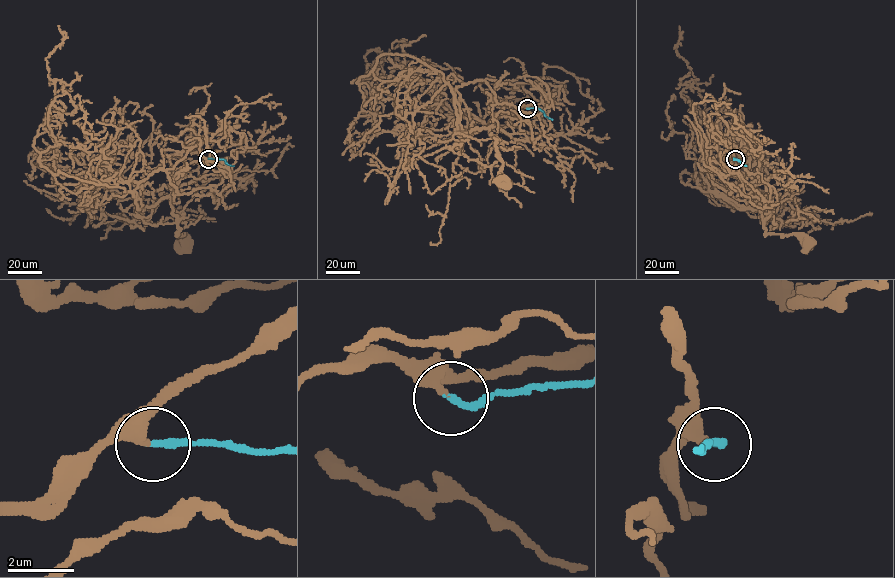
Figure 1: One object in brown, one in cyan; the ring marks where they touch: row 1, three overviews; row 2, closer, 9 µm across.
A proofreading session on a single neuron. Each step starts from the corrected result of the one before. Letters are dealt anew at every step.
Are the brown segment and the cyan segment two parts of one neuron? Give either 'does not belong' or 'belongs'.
belongs

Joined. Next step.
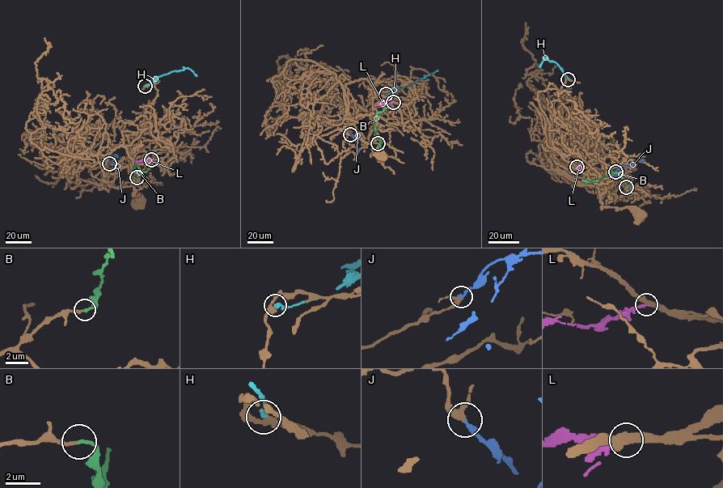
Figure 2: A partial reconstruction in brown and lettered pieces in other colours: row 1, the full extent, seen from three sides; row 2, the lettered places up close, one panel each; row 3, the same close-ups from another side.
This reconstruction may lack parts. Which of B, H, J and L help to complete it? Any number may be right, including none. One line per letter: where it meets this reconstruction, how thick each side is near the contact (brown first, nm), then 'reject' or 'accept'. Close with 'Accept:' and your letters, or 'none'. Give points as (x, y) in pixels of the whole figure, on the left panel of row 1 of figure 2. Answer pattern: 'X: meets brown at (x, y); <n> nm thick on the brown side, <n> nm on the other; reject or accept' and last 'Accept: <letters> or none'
B: meets brown at (137, 177); 200 nm thick on the brown side, 200 nm on the other; reject
H: meets brown at (145, 86); 360 nm thick on the brown side, 280 nm on the other; reject
J: meets brown at (109, 163); 280 nm thick on the brown side, 280 nm on the other; accept
L: meets brown at (151, 159); 480 nm thick on the brown side, 160 nm on the other; reject
Accept: J

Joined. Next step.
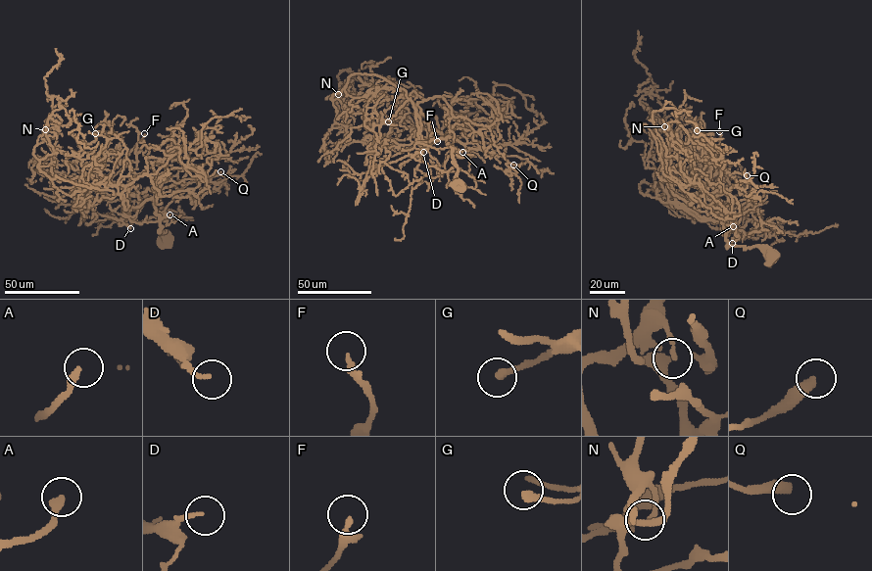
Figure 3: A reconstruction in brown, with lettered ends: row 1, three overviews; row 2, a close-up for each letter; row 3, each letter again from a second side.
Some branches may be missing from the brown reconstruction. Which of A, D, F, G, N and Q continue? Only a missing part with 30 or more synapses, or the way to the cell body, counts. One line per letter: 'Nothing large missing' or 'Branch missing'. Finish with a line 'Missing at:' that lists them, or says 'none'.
A: Branch missing
D: Nothing large missing
F: Branch missing
G: Nothing large missing
N: Nothing large missing
Q: Nothing large missing
Missing at: A, F

